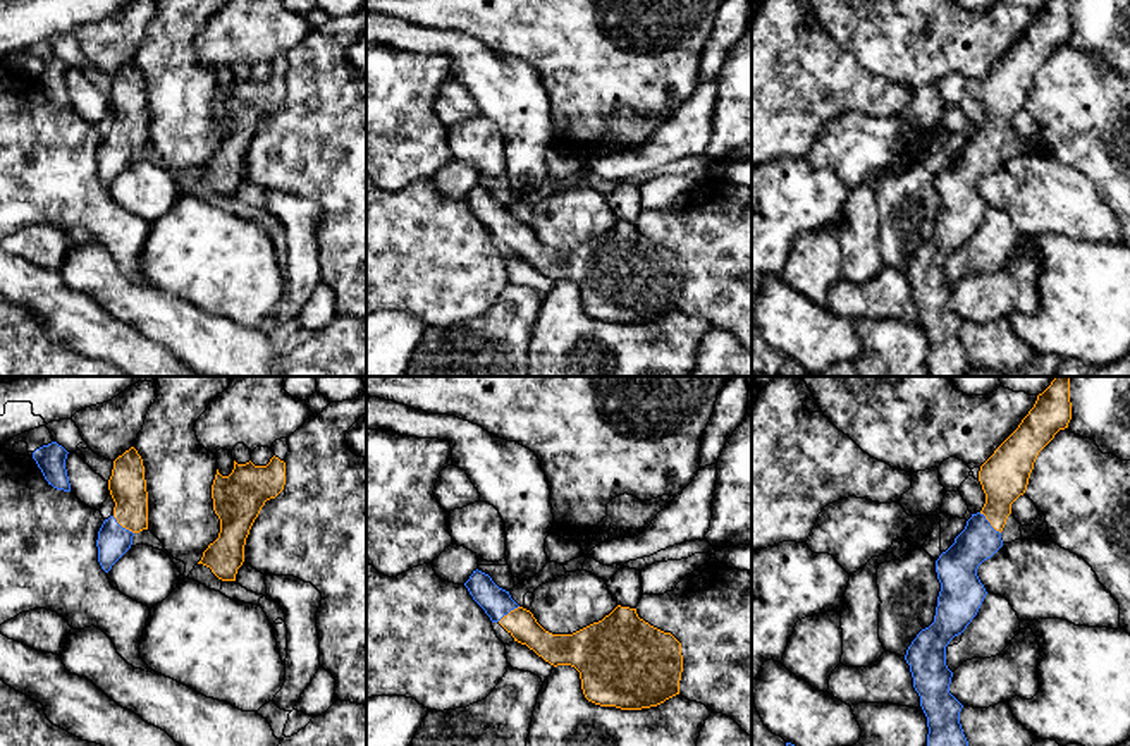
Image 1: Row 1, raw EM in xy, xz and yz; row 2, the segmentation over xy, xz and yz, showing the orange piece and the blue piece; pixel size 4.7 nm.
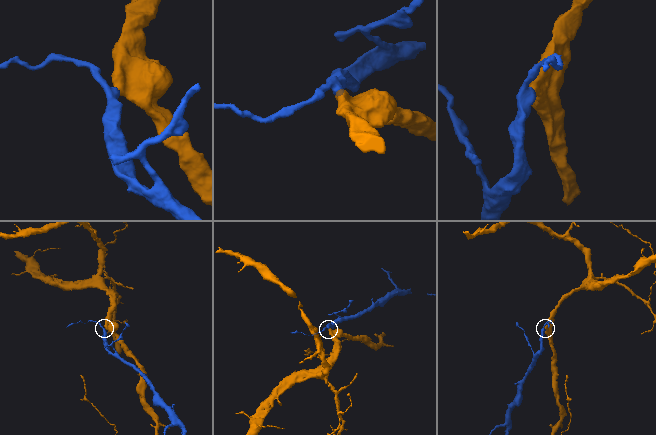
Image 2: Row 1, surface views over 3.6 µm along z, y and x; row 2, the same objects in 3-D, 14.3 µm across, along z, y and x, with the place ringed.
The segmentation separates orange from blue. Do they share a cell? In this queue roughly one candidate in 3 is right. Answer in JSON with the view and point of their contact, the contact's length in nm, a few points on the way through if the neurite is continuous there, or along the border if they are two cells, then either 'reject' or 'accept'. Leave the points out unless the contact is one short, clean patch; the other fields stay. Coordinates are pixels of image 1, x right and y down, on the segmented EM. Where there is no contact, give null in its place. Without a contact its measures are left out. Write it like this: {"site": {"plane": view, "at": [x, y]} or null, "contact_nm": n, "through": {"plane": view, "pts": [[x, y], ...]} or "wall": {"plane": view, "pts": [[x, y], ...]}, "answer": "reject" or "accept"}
{"site": {"plane": "yz", "at": [989, 521]}, "contact_nm": 140, "through": {"plane": "yz", "pts": [[1005, 475], [998, 507], [989, 521], [979, 540]]}, "answer": "accept"}

